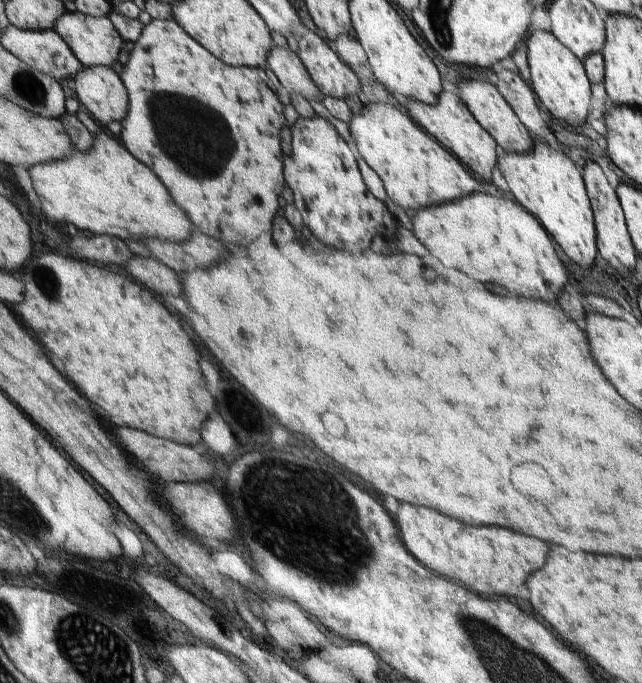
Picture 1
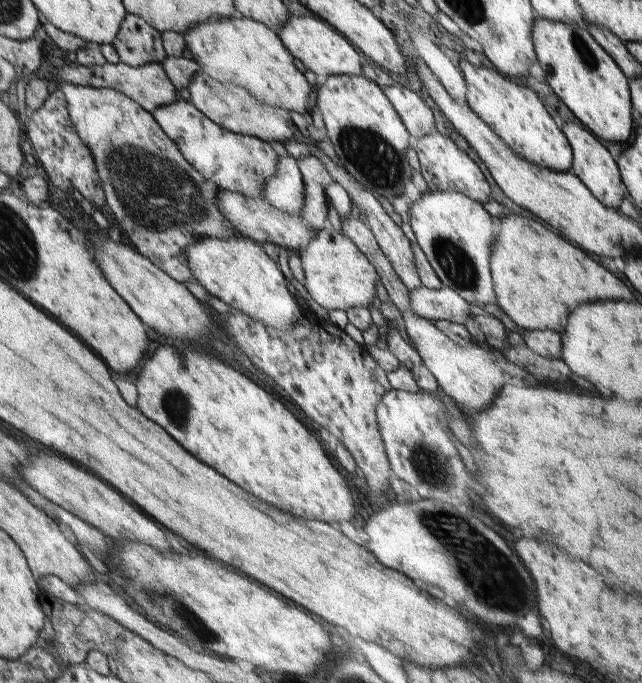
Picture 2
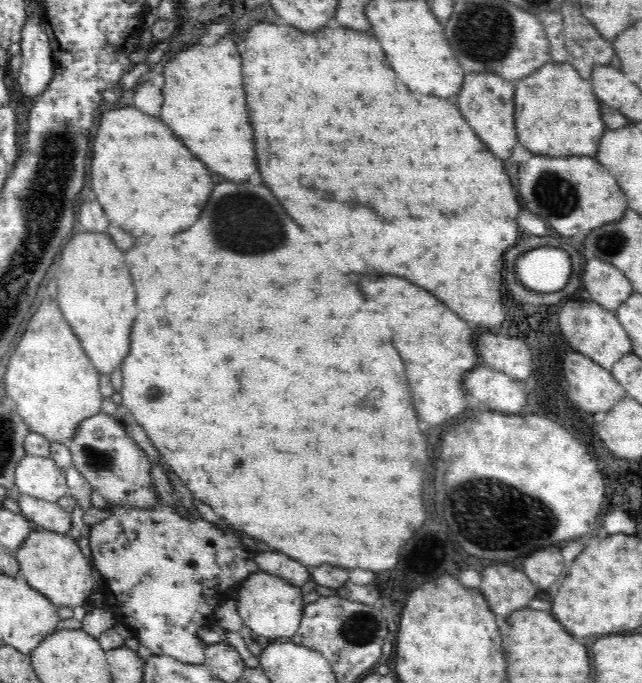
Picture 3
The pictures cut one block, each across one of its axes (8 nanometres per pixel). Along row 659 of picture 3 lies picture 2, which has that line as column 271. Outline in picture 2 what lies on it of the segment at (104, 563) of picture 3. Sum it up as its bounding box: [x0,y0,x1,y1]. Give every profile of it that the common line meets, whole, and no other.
[264,156,305,217]

